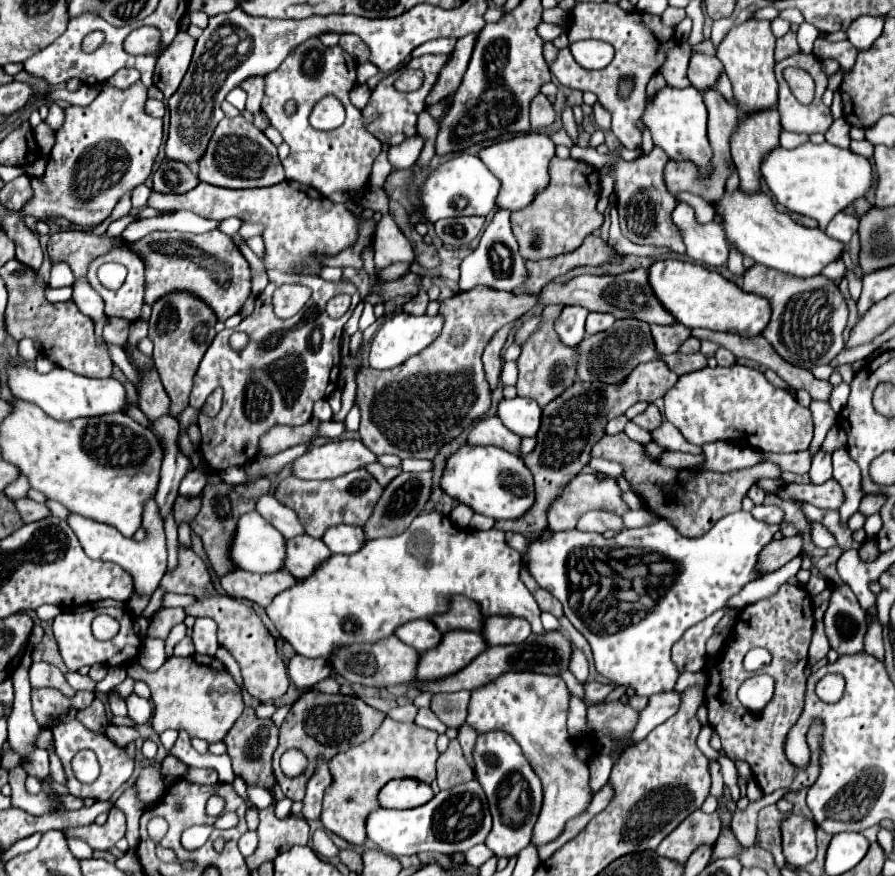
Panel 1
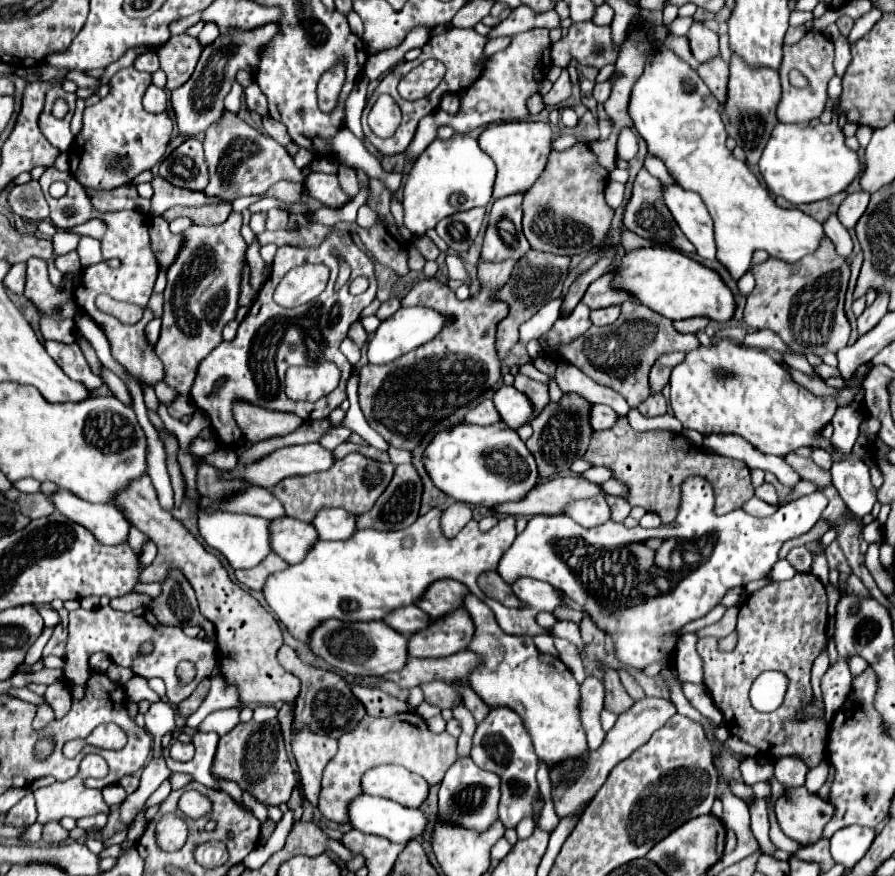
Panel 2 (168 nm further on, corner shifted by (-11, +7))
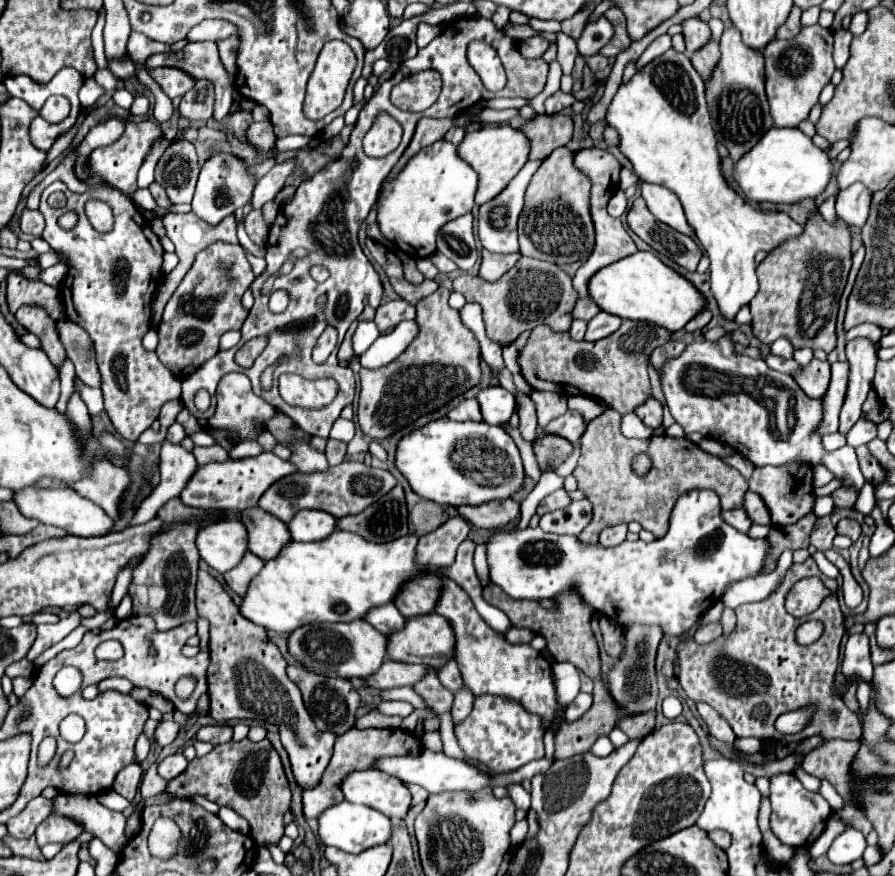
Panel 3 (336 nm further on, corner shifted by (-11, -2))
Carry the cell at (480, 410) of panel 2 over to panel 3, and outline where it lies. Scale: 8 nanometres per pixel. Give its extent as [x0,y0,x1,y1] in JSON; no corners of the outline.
[447,399,481,421]

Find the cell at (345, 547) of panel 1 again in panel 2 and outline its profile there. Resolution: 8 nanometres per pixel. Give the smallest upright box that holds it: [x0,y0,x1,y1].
[313,508,357,540]

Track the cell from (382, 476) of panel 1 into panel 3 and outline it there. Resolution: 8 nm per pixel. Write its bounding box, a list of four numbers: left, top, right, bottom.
[325,438,345,466]

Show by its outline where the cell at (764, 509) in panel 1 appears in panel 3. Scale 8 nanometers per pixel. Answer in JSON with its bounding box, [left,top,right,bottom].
[721,507,751,533]

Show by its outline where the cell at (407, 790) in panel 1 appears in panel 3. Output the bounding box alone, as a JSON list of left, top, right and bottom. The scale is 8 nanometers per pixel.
[341,769,411,821]

